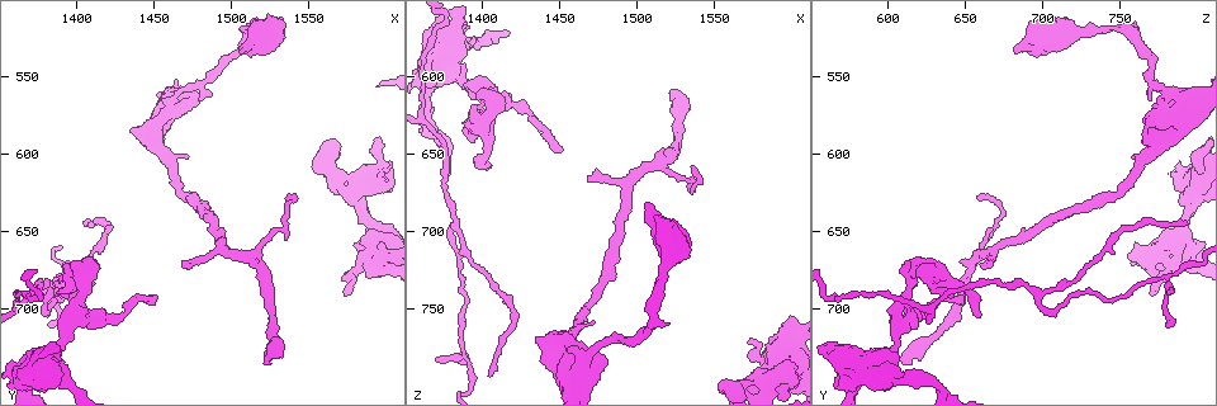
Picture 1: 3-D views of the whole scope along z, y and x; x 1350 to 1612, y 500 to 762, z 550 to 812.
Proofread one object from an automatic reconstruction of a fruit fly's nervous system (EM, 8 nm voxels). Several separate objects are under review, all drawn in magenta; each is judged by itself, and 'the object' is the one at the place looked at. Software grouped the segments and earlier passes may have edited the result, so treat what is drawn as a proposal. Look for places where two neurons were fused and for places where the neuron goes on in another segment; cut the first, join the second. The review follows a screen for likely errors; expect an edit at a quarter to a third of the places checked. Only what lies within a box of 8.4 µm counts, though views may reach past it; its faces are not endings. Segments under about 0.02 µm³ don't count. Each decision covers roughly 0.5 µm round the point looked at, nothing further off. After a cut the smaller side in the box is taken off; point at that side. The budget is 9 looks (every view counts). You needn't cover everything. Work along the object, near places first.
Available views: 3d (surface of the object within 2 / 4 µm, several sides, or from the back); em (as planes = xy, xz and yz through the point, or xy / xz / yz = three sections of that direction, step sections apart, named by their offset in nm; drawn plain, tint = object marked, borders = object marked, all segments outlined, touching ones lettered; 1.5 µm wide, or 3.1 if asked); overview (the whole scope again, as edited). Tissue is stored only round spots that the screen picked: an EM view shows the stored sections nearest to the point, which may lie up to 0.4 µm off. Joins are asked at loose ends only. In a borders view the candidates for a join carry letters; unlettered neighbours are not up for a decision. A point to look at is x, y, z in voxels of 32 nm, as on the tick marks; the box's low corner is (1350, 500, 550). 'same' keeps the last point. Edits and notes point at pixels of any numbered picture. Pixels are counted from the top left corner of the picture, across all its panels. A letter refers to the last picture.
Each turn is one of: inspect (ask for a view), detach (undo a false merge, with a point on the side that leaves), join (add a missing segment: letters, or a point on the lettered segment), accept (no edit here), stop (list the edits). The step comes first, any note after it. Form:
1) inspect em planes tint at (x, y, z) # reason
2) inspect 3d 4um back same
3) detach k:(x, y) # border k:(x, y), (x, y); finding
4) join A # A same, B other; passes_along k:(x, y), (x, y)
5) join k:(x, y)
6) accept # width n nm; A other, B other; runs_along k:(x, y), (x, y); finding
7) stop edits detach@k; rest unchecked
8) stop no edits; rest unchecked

inspect 3d 4um at (1464, 568, 788) # four arms meet

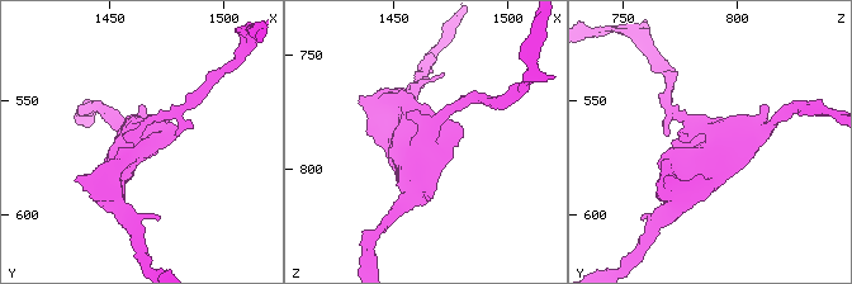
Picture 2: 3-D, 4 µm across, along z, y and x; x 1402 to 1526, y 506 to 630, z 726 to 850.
inspect em xz step 8 tint at (1463, 567, 789) # arms 4; now the EM

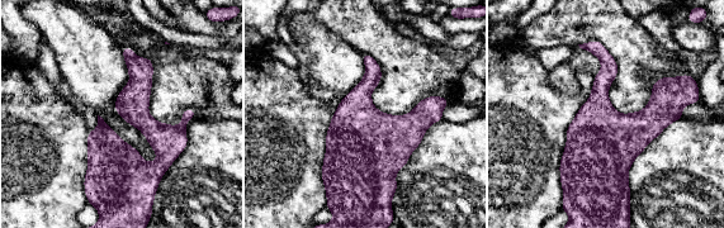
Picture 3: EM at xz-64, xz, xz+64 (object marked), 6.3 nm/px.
inspect em planes borders same # cut it another way

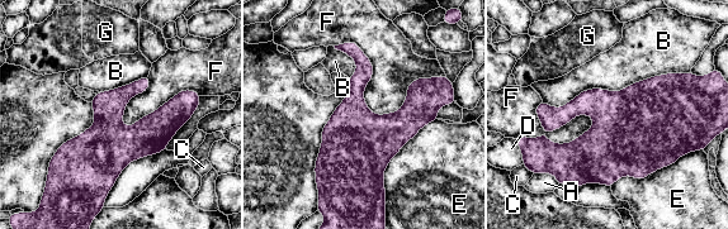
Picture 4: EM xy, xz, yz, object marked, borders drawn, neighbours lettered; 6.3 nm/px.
accept # width 340 nm; A other, B other, C other, D other, E other, F other, G other; border 4:(334, 44), (439, 76); one neuron here

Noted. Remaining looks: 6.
inspect 3d 2um back at (1404, 646, 794) # an open end

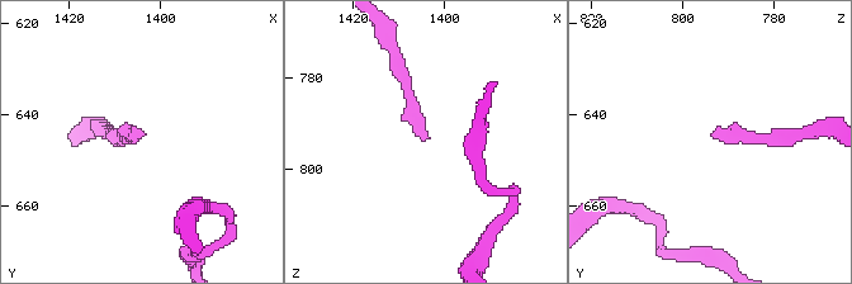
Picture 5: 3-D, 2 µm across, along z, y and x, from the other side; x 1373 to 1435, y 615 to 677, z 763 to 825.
inspect em planes borders at (1405, 645, 793)

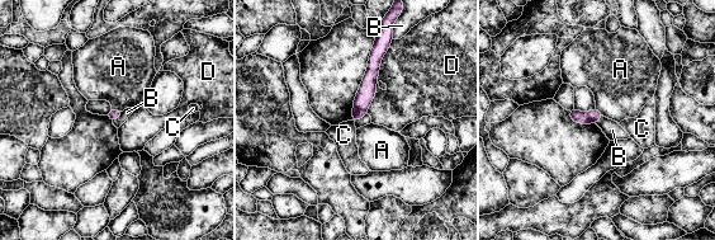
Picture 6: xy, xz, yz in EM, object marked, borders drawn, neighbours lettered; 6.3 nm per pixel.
accept # width 70 nm; A other, B other, C other, D other; runs_along 6:(378, 46), (368, 90), (355, 117); none of them fits

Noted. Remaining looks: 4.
inspect 3d 4um at (1396, 692, 644) # free end

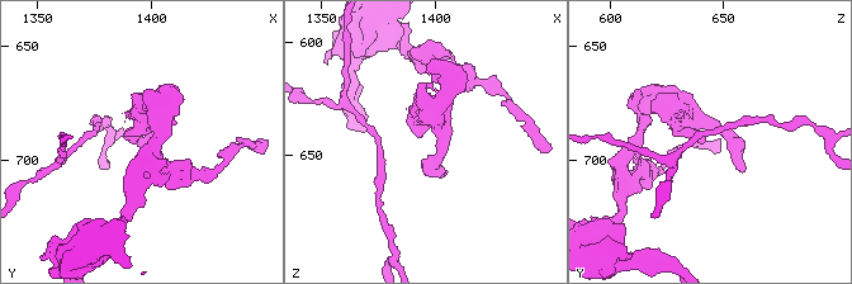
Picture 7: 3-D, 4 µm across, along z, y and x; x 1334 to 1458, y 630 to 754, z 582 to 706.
inspect em xy step 4 borders at (1394, 690, 642)

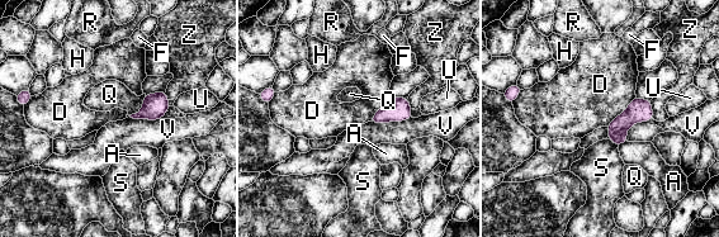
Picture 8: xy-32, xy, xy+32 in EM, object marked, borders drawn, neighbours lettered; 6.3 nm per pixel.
accept # A other, D other, F other, H other, Q other, R other, S other, U other, V other, Z other; no lettered segment goes on from it

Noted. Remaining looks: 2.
inspect em planes borders at (1520, 736, 610) # branch stops here

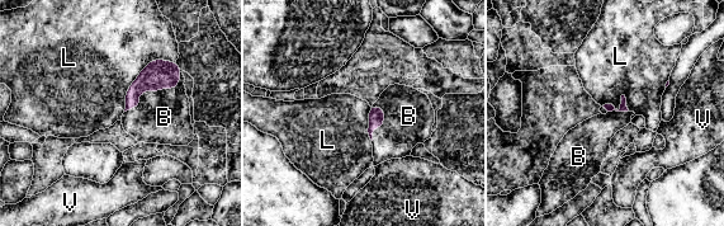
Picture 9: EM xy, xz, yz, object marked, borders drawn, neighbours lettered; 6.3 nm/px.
join B # B same, L other, V other; passes_along 9:(159, 74), (151, 90), (164, 117); the neuron continues

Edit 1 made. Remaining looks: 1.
stop edits join@9; rest unchecked

